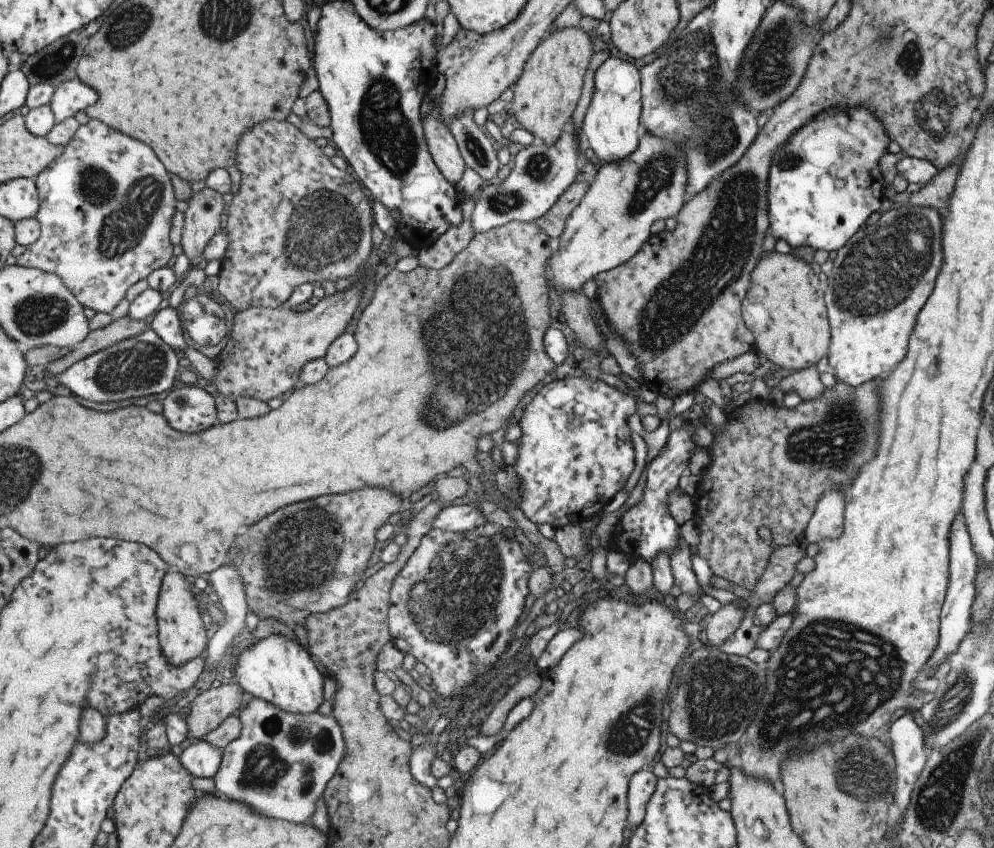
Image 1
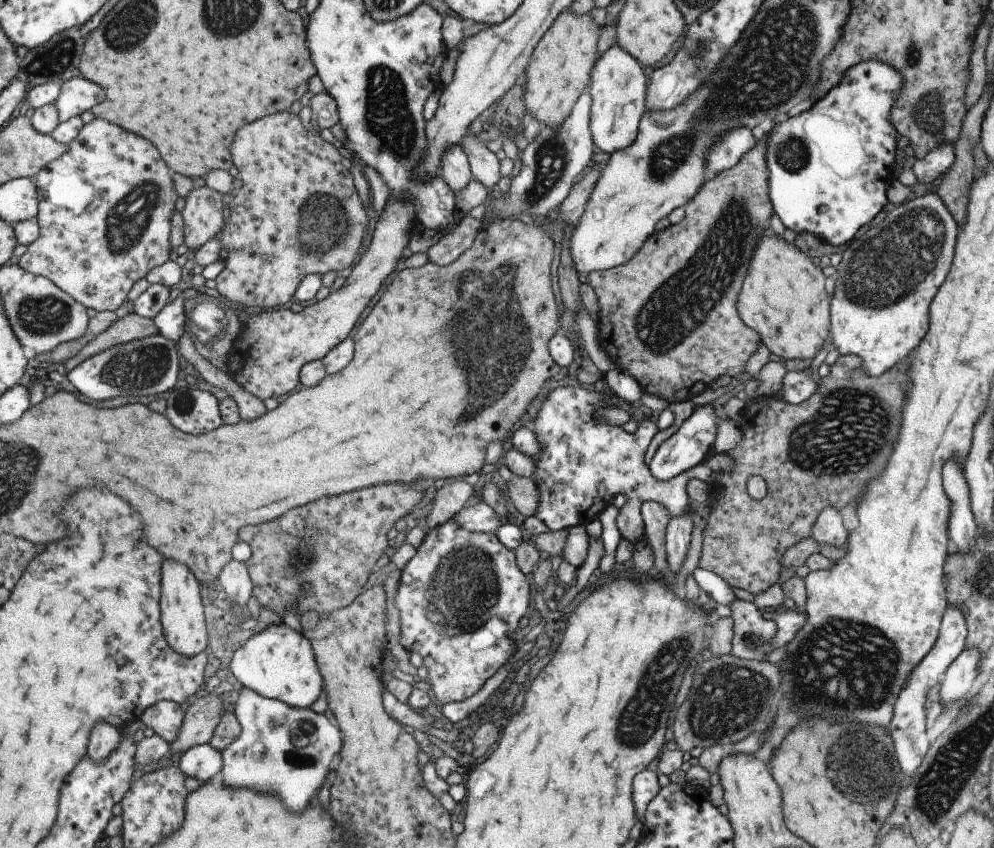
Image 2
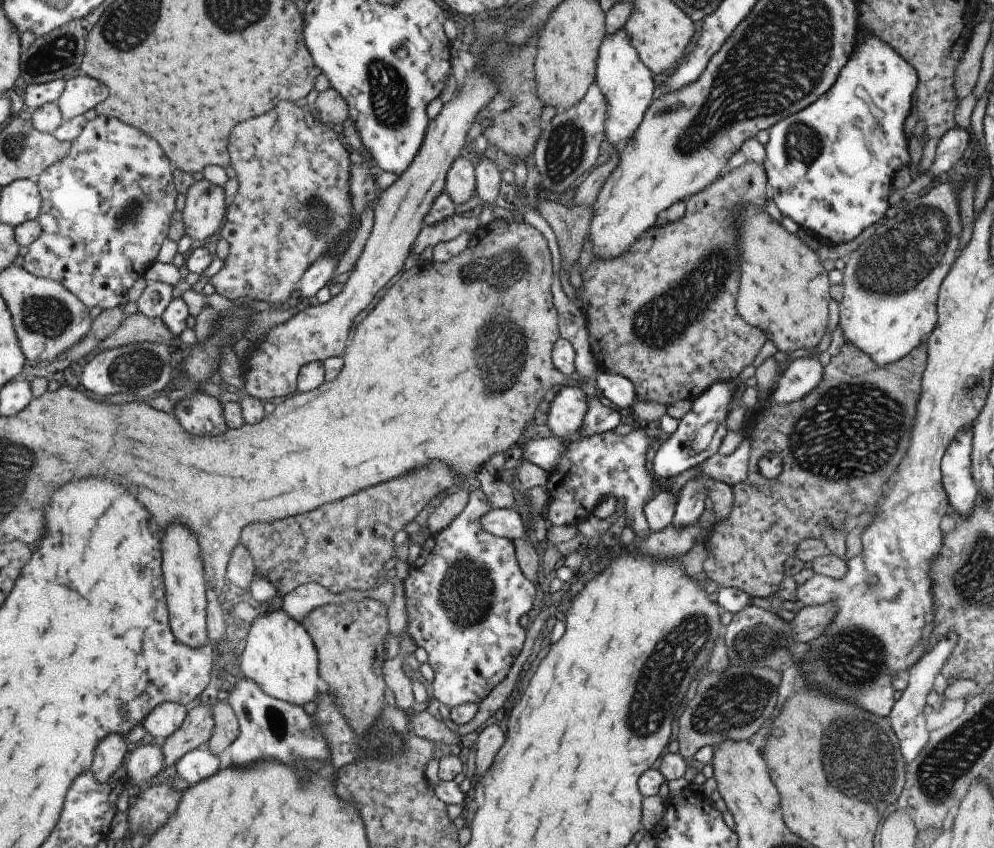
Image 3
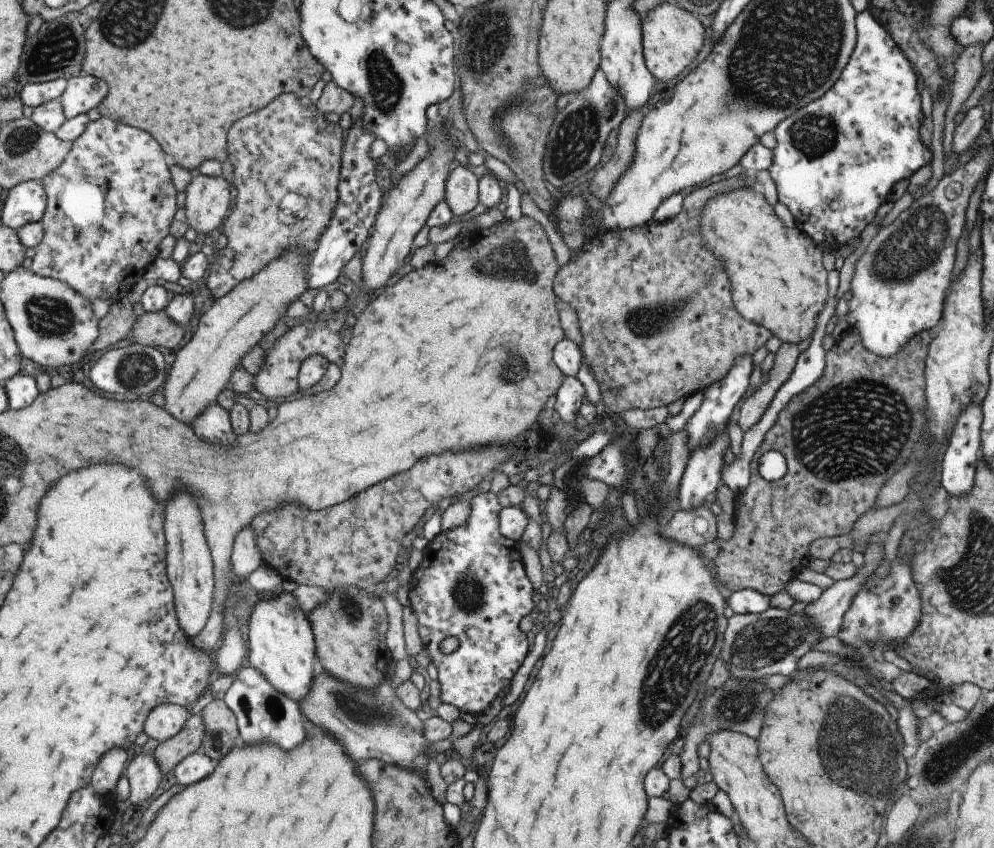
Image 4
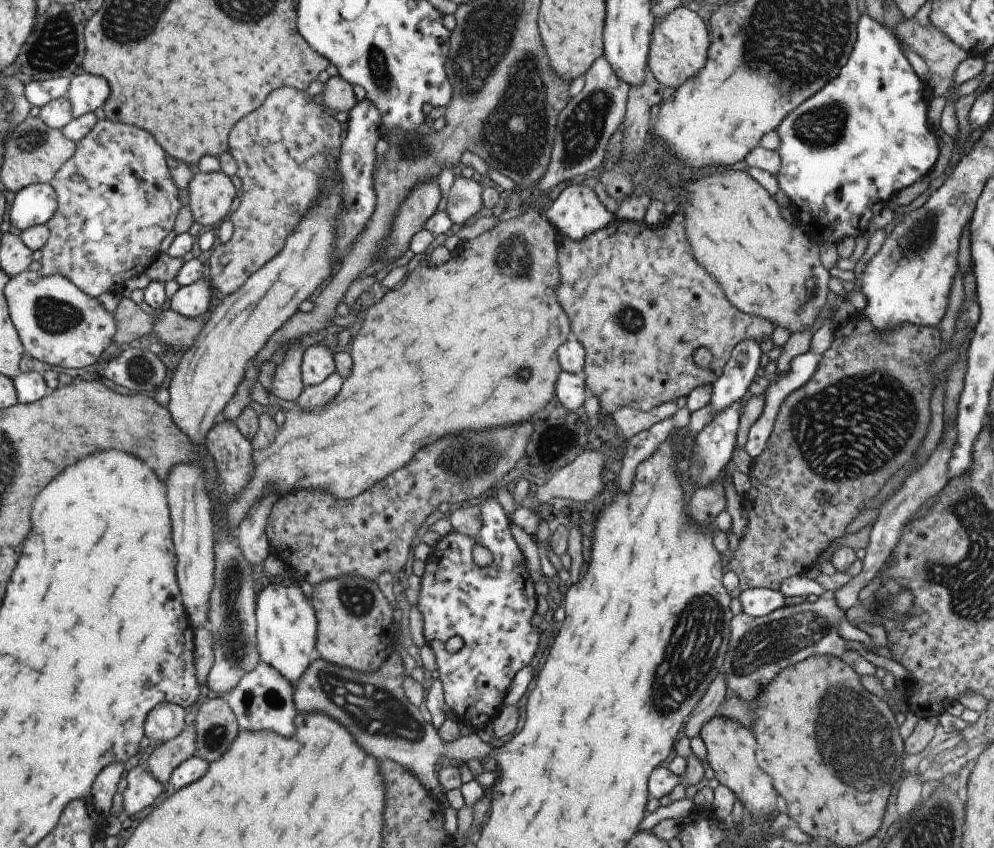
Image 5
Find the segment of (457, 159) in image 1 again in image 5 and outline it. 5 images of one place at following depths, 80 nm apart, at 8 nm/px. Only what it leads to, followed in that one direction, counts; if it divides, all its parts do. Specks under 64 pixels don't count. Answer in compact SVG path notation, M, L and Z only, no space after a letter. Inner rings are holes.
M455 176L444 210L451 224L459 224L461 227L467 218L477 214L482 207L482 189L479 184Z

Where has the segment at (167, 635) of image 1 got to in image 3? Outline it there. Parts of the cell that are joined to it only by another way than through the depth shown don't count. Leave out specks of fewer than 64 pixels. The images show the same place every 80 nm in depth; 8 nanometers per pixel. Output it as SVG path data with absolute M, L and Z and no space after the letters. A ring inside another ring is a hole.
M173 522L165 528L161 540L161 570L168 608L168 621L173 636L183 644L198 647L209 644L205 636L206 578L202 563L202 549L189 528Z

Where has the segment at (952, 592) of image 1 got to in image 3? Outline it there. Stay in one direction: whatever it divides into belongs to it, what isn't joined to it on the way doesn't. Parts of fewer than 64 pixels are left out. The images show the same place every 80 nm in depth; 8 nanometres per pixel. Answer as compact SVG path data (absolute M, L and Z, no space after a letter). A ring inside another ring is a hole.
M972 426L957 432L941 458L941 482L951 511L969 514L978 496L978 486L971 474ZM952 633L937 641L930 651L923 654L921 660L910 666L908 670L909 676L907 676L907 686L901 693L896 694L895 702L887 717L891 730L895 733L898 740L898 749L904 758L905 764L912 761L927 742L928 732L925 729L924 714L922 712L923 705L925 704L925 695L931 690L935 674L941 672L942 664L955 643L956 635Z

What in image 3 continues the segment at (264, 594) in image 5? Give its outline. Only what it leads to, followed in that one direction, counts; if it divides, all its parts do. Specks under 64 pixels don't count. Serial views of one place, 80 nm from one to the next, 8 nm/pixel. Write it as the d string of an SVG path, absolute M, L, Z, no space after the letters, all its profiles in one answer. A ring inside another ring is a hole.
M281 607L259 614L246 635L245 647L238 656L238 669L259 688L276 699L299 705L313 702L326 690L318 673L316 650L306 628L293 620Z

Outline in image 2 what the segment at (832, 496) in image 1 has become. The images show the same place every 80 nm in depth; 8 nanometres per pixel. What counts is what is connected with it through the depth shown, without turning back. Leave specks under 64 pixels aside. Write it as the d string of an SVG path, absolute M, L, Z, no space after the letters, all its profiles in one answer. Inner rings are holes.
M833 507L823 509L815 519L811 536L819 544L829 544L839 548L845 544L845 530L841 526L841 518Z

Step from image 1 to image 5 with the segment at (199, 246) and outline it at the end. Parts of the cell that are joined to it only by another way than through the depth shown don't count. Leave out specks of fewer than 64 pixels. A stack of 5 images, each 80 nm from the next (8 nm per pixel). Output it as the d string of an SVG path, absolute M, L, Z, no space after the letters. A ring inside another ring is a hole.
M221 170L210 173L199 171L192 175L187 190L189 193L188 205L194 222L199 223L205 229L207 226L219 222L219 220L223 221L223 218L229 214L229 208L232 206L231 200L237 195L238 187L236 181L227 177Z

